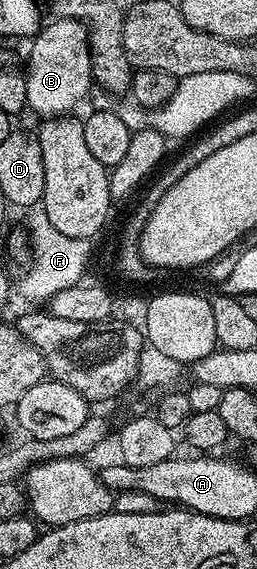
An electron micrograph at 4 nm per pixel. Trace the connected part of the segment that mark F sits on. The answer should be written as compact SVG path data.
M42 211L34 212L29 226L32 238L32 262L26 268L23 280L19 283L19 291L31 302L31 305L43 305L50 302L53 296L63 289L75 287L82 279L90 261L93 243L90 239L68 237L59 232L49 222L48 215Z

